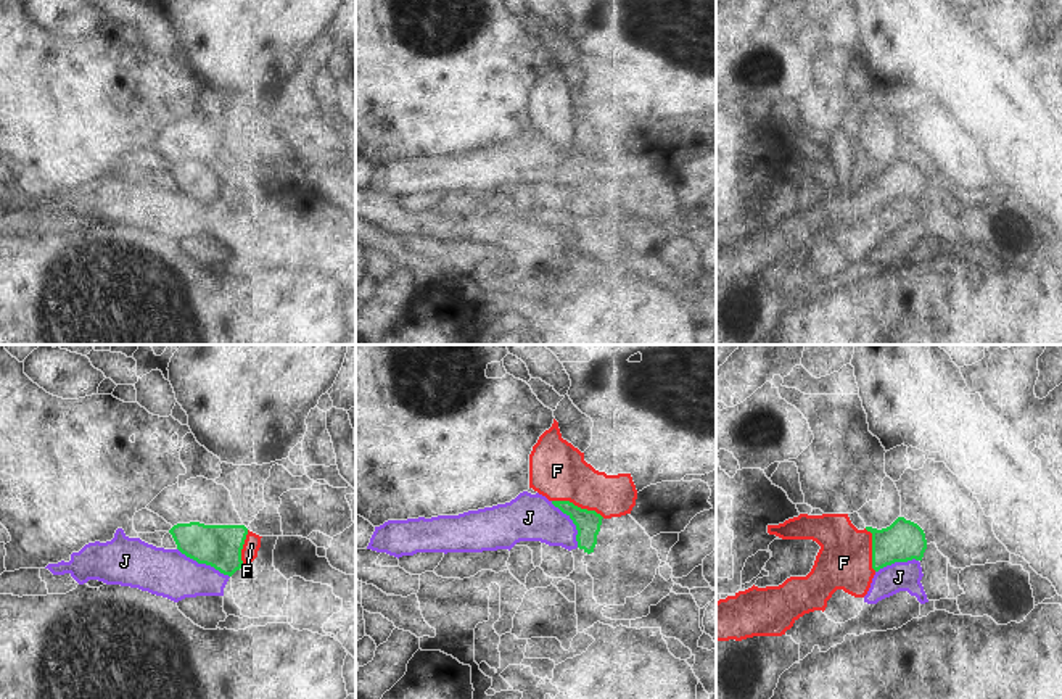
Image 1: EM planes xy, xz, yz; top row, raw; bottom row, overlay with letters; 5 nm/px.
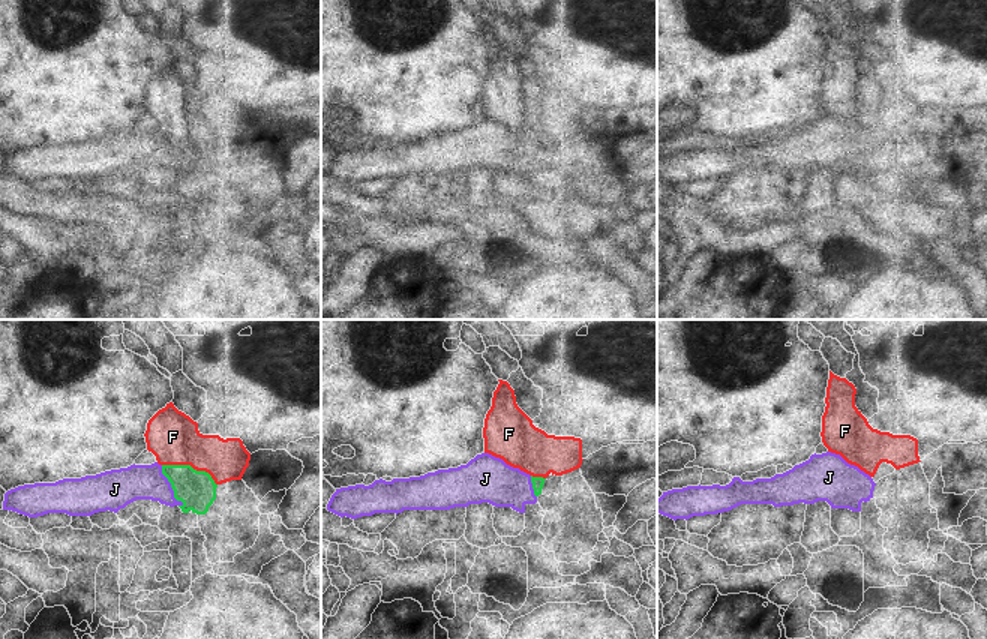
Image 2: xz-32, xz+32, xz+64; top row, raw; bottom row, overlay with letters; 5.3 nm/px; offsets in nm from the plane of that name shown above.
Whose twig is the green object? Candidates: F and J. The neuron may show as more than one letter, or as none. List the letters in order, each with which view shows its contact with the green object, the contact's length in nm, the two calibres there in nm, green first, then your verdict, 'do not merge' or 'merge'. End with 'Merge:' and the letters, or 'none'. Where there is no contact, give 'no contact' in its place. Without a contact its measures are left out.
F: meets green in xz; contact 280 nm long; 130 nm thick on the green side, 280 nm on the other; merge
J: meets green in xy; contact 300 nm long; 220 nm thick on the green side, 240 nm on the other; do not merge
Merge: F

